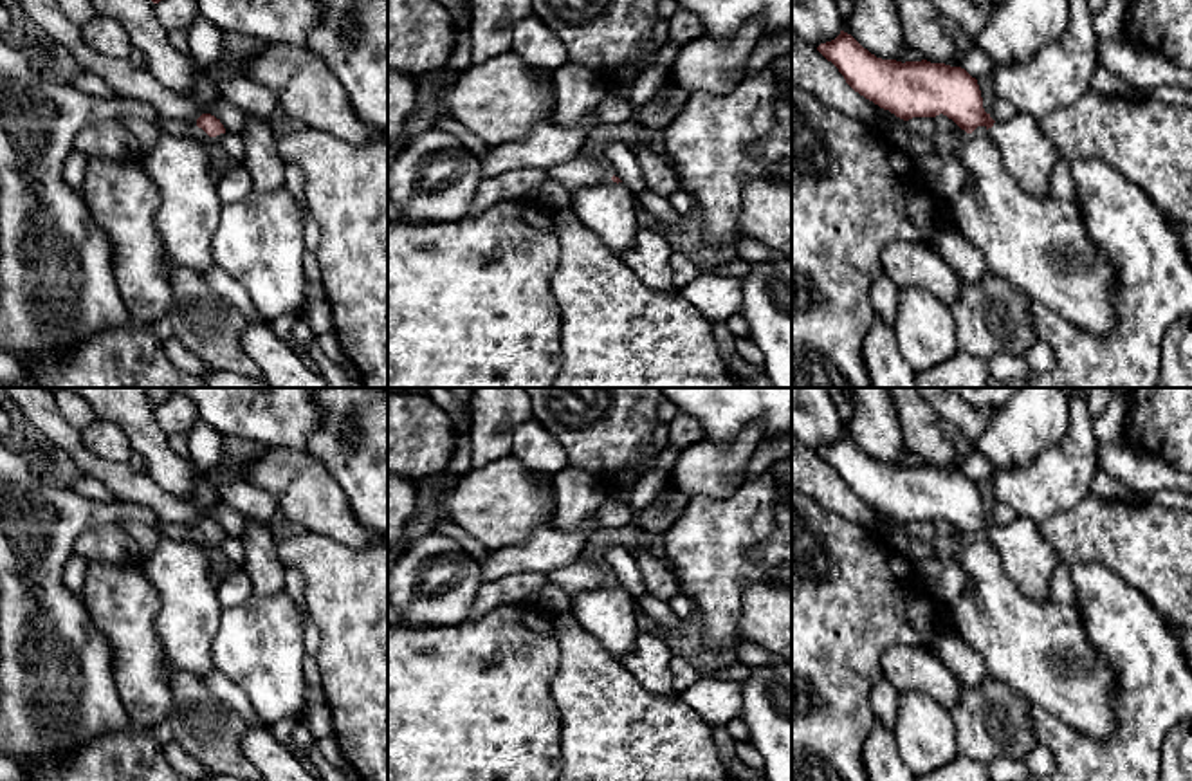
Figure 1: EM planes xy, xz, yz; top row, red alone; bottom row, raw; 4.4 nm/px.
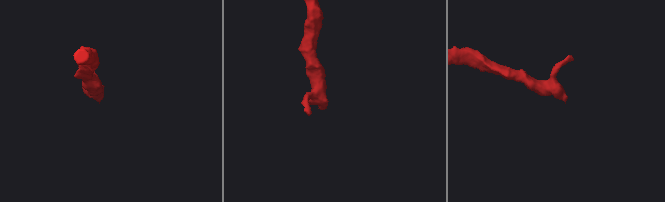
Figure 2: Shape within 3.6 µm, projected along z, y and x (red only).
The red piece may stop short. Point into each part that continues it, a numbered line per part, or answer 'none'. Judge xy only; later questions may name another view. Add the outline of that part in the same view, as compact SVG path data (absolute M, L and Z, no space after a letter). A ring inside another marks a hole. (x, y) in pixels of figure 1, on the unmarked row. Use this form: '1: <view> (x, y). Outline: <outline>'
1: xy (177, 531). Outline: M182 523L162 525L162 534L173 539L191 541L198 545L215 559L213 572L220 570L218 568L218 550L220 550L224 538L216 541L209 541L202 532L197 530L197 527L186 527Z

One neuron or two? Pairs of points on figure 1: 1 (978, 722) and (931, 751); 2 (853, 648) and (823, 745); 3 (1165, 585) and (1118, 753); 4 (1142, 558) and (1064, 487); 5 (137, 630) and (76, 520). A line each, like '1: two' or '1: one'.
1: two
2: one
3: two
4: two
5: two

